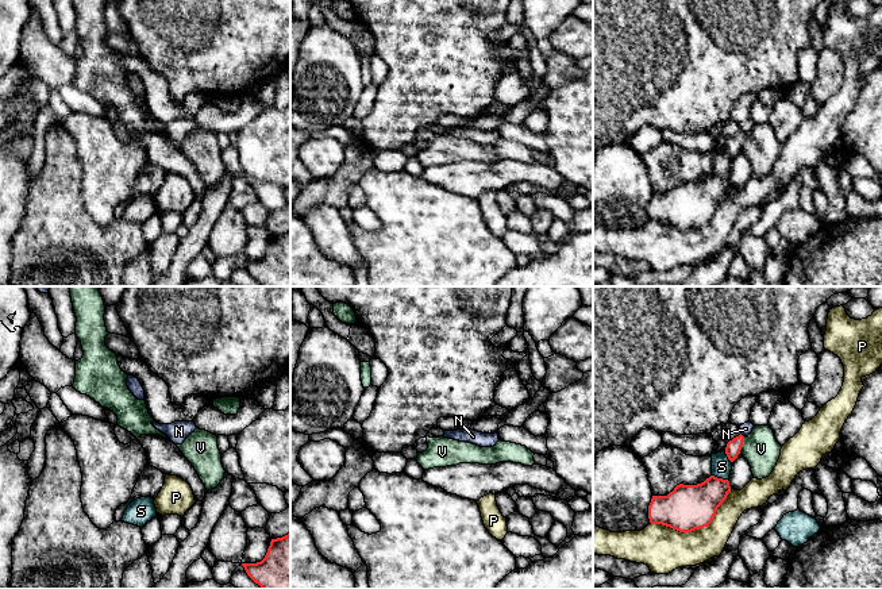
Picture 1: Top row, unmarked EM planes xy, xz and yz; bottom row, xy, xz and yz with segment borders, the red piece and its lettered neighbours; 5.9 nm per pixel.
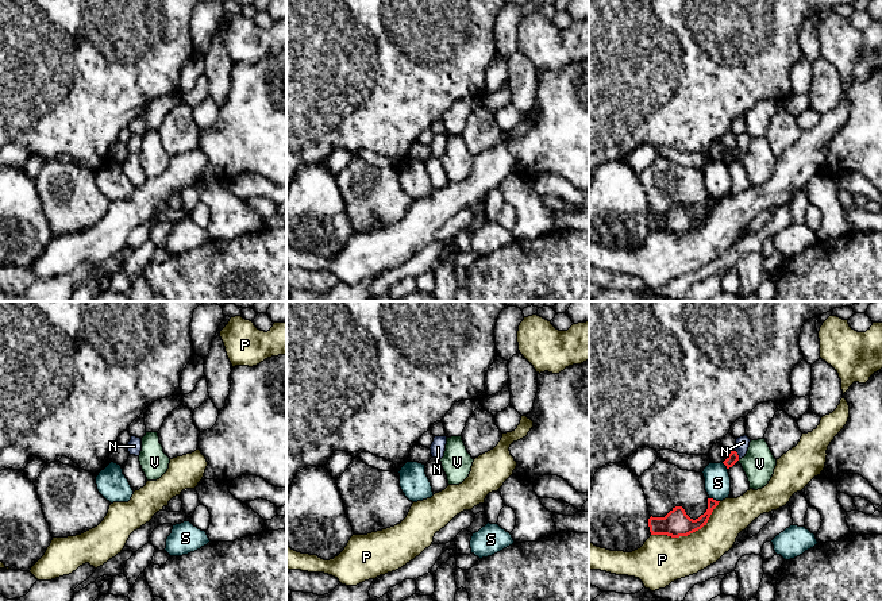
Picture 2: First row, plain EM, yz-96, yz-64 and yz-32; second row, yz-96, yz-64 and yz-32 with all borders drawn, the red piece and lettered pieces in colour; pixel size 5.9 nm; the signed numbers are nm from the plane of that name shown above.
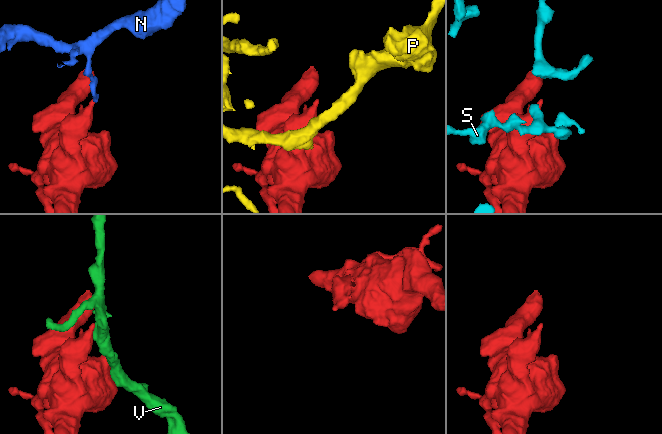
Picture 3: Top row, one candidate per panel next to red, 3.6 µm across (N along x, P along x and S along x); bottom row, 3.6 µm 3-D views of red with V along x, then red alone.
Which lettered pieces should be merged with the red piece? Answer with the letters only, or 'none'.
none

